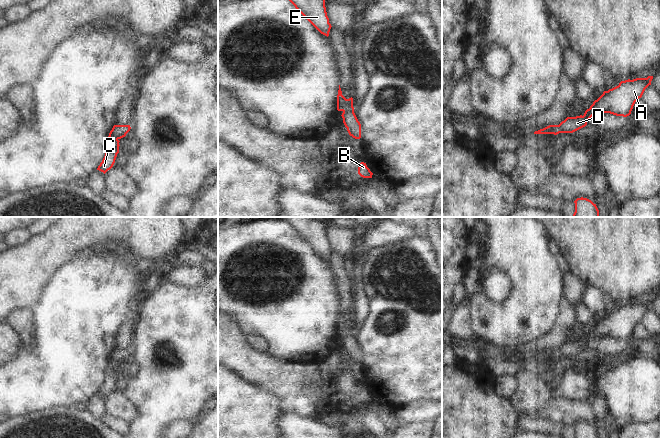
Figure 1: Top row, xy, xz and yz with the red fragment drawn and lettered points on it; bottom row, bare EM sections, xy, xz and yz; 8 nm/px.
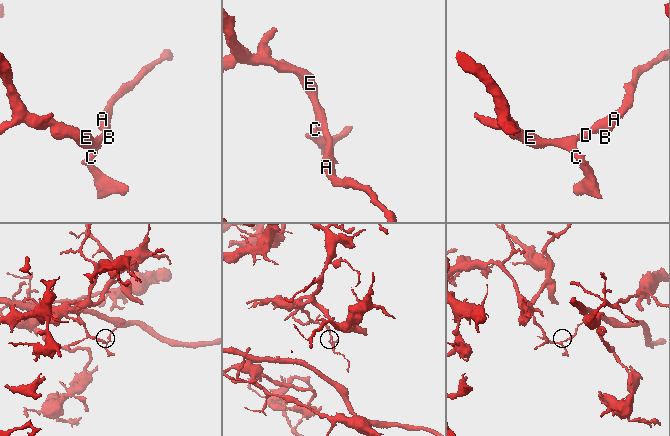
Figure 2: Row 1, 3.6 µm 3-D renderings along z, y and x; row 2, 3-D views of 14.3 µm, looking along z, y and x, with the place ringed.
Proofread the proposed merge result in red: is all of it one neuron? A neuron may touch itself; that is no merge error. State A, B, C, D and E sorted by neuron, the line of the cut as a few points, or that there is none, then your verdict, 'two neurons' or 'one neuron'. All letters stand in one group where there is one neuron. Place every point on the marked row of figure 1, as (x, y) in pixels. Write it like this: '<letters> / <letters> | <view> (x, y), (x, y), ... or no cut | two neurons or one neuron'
A B C D E | no cut | one neuron

